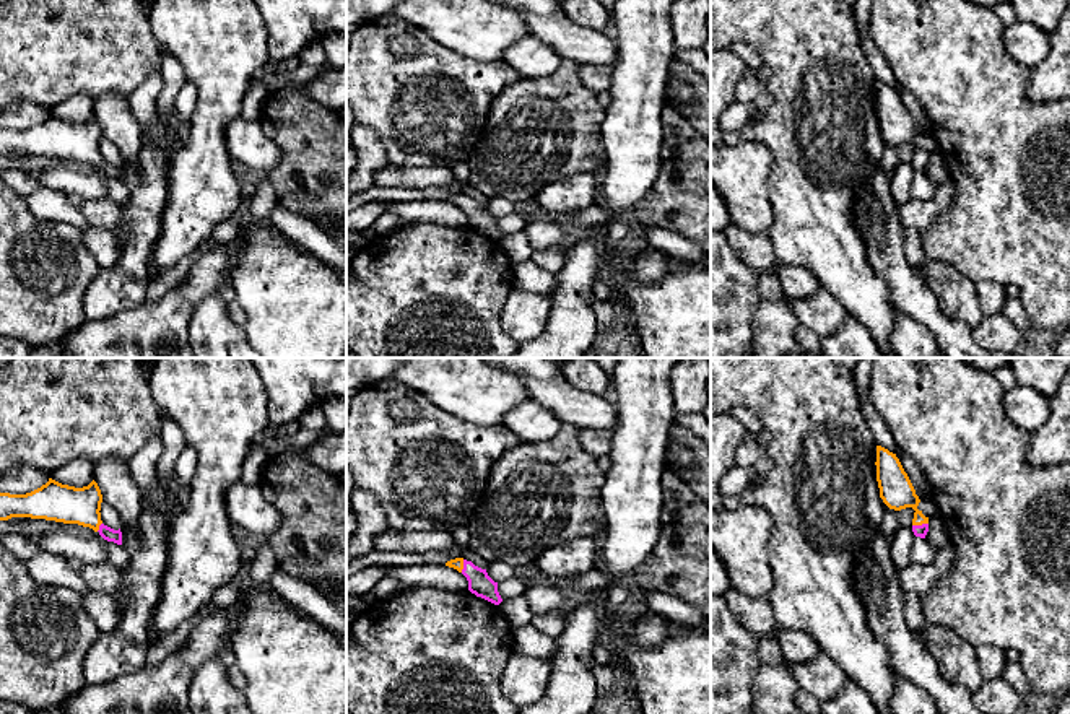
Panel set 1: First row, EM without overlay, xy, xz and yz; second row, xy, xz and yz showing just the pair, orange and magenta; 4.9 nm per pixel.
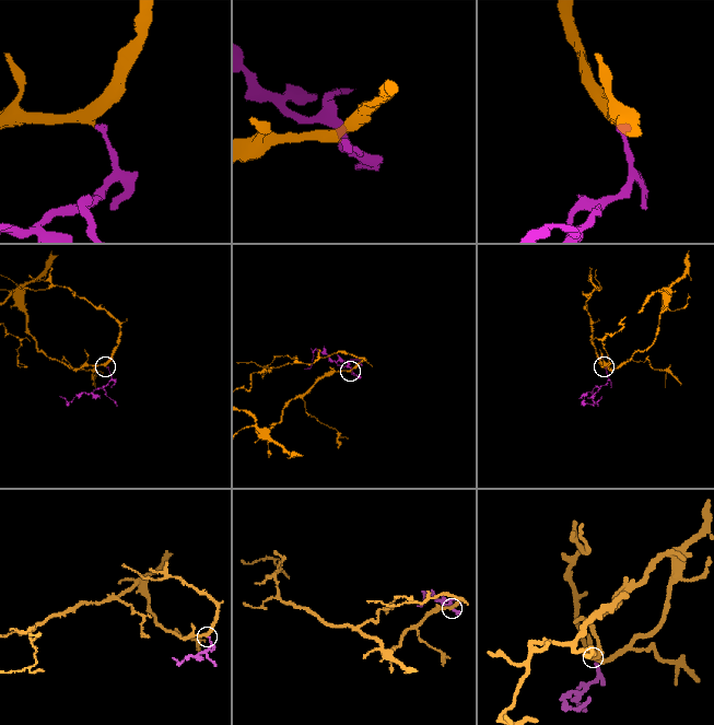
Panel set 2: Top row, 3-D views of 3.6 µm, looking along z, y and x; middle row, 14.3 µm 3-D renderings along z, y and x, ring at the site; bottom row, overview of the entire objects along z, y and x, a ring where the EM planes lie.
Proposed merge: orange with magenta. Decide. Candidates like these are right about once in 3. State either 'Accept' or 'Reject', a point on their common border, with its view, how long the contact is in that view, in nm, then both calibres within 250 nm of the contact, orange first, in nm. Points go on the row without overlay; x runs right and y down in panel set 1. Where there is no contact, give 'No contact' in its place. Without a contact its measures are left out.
Accept. Touches orange at yz (919, 160). Shared border 80 nm. Thickness 160 nm (orange) against 60 nm

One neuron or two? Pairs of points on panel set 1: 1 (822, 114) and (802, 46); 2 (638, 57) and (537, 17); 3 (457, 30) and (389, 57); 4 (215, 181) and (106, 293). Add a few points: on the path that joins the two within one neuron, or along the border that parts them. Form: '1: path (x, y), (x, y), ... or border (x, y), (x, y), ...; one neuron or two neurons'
1: path (822, 98), (822, 85), (812, 62); one neuron
2: border (618, 47), (618, 60), (613, 67); two neurons
3: border (402, 20), (425, 30), (436, 41), (469, 57); two neurons
4: border (166, 204), (161, 233), (152, 251); two neurons

